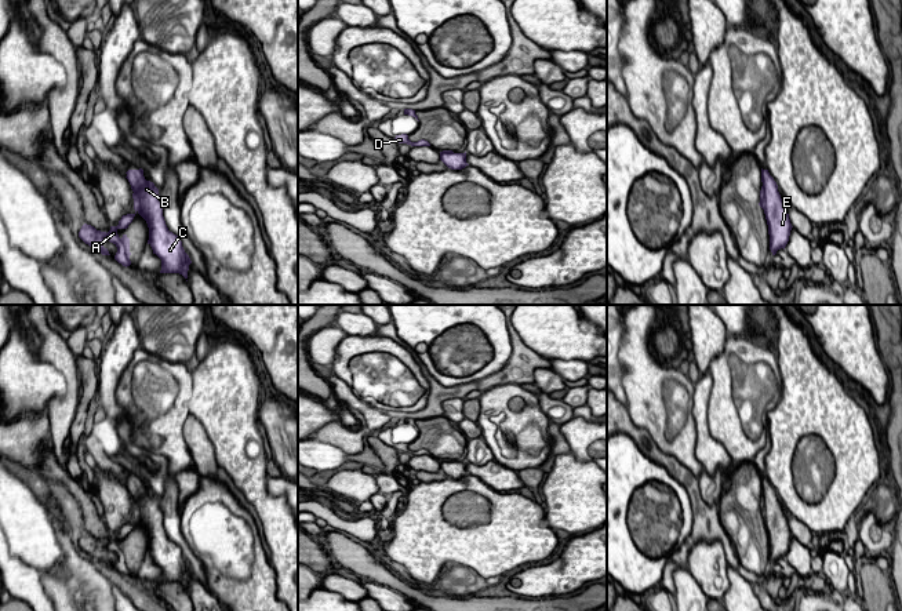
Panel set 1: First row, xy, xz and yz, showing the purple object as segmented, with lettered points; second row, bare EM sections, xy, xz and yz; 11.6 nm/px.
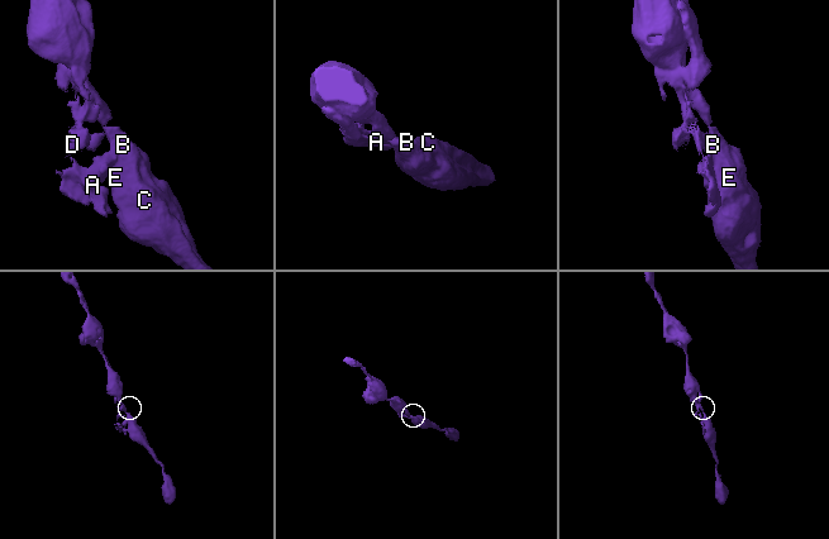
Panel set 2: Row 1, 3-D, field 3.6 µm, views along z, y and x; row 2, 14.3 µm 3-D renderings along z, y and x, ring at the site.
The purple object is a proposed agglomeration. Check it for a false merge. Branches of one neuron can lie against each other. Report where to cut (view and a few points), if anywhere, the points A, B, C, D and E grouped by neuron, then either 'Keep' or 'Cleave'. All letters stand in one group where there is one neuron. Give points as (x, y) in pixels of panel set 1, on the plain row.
Split along xy (134, 501), (138, 506), (138, 519). Groups: A D / B C E. Cleave

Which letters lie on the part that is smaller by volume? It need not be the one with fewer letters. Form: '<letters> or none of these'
A, D

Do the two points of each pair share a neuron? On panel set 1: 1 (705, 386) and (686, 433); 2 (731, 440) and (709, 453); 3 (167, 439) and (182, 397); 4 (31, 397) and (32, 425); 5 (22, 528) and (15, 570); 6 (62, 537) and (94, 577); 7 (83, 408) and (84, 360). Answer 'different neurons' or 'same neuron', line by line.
1: different neurons
2: different neurons
3: same neuron
4: different neurons
5: different neurons
6: same neuron
7: same neuron

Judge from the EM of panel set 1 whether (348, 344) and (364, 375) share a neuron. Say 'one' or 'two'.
one

